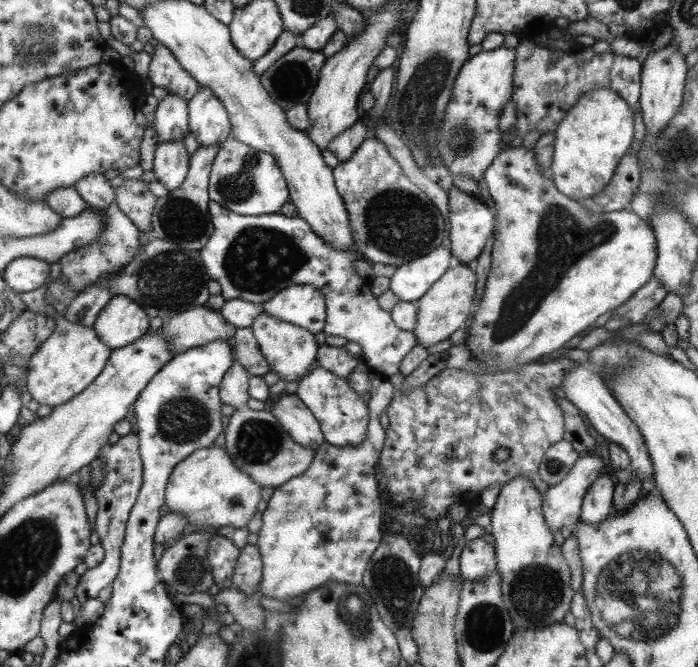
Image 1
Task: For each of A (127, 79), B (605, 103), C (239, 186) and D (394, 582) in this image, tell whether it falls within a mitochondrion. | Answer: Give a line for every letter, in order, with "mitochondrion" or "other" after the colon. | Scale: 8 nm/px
A: other
B: other
C: mitochondrion
D: mitochondrion

